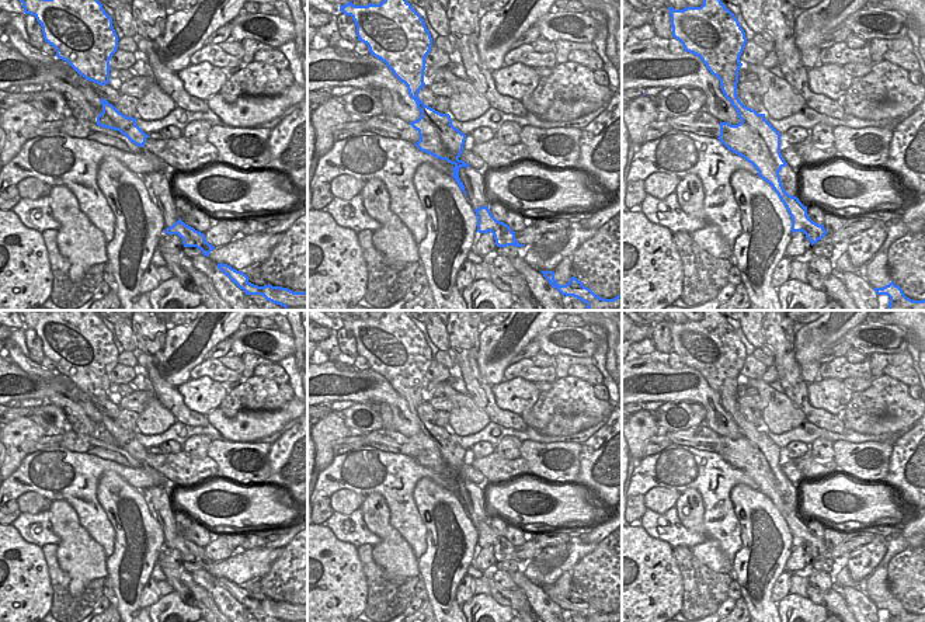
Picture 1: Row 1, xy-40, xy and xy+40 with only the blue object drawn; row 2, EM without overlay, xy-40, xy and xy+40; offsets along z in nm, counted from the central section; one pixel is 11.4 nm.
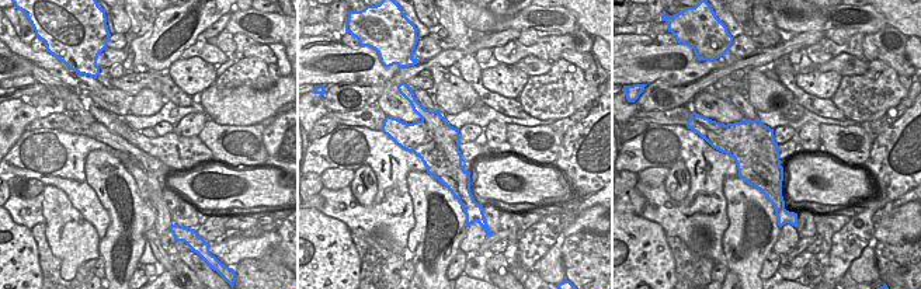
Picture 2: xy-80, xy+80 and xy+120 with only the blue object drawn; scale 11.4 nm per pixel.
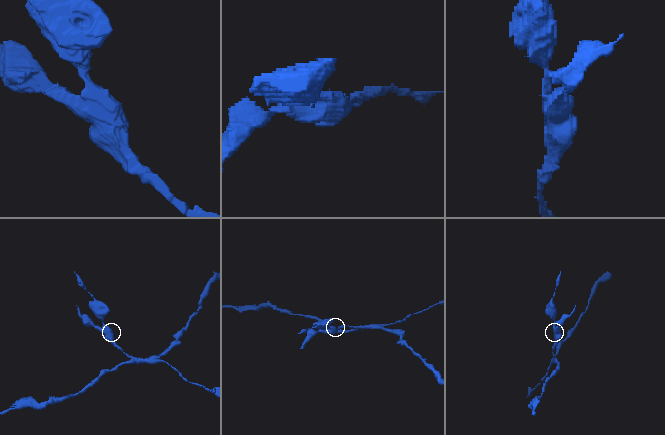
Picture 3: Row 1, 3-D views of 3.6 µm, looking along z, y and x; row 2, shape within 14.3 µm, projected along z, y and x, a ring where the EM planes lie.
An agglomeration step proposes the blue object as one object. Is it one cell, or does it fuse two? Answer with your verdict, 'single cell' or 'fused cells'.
fused cells

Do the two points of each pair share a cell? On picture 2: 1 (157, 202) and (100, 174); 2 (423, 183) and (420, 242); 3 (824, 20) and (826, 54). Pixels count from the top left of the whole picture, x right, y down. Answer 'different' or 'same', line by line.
1: different
2: same
3: different

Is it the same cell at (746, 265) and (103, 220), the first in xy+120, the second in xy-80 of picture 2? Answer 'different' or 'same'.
different

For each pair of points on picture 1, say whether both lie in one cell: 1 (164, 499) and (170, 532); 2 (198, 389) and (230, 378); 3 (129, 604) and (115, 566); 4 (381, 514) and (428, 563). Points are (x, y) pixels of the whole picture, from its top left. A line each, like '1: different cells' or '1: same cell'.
1: same cell
2: different cells
3: same cell
4: different cells

